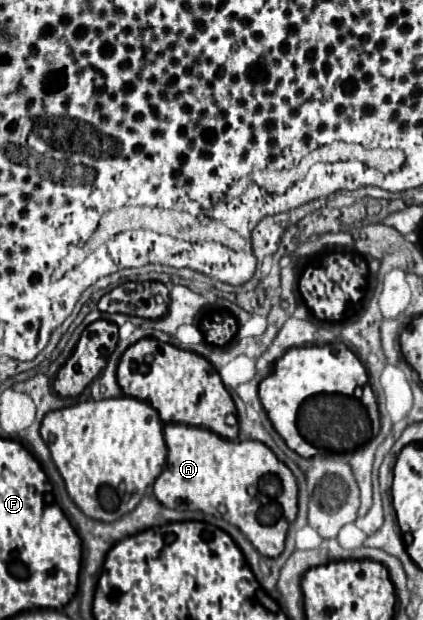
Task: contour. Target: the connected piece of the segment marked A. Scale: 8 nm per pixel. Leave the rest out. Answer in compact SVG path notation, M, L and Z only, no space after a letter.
M167 423L166 469L154 481L154 497L176 511L202 511L238 527L264 557L278 557L290 523L298 513L298 487L292 471L260 441L228 441L216 433Z

